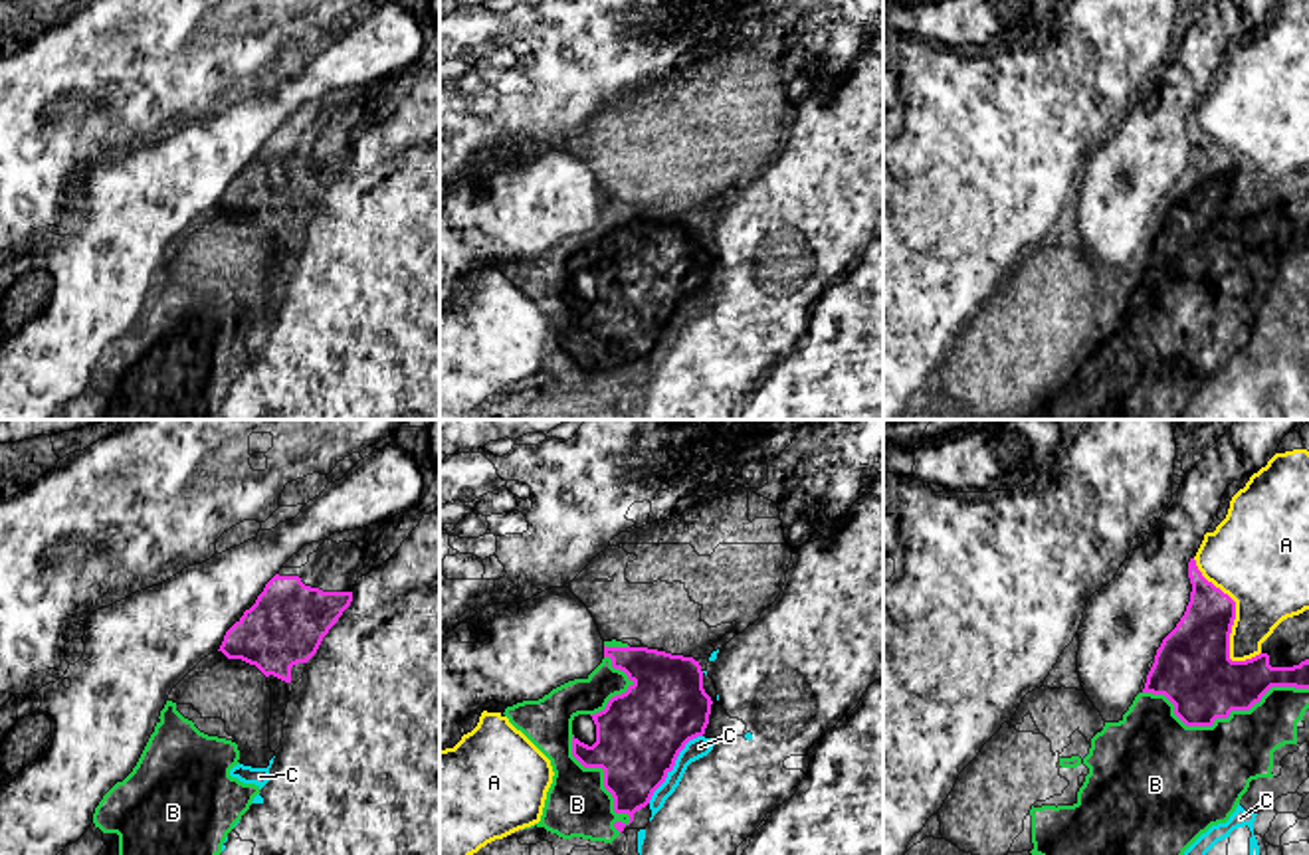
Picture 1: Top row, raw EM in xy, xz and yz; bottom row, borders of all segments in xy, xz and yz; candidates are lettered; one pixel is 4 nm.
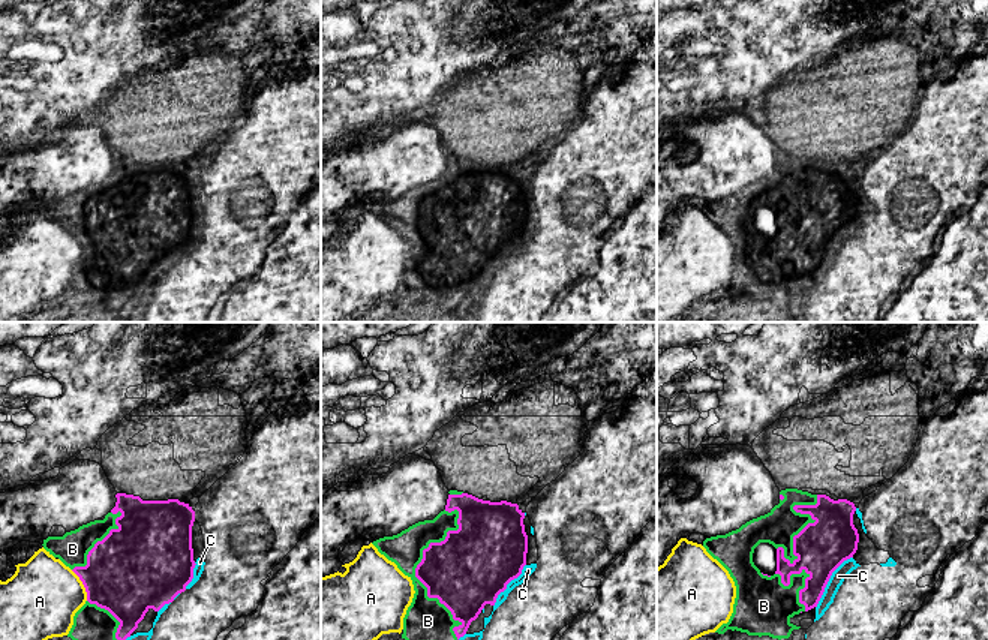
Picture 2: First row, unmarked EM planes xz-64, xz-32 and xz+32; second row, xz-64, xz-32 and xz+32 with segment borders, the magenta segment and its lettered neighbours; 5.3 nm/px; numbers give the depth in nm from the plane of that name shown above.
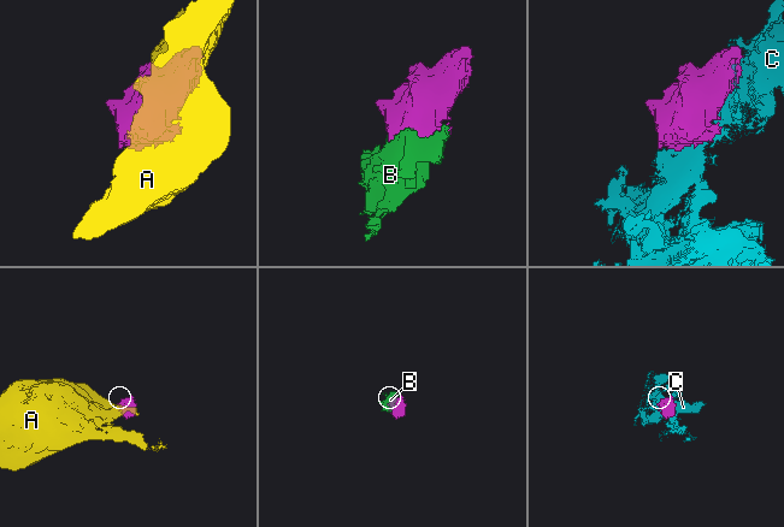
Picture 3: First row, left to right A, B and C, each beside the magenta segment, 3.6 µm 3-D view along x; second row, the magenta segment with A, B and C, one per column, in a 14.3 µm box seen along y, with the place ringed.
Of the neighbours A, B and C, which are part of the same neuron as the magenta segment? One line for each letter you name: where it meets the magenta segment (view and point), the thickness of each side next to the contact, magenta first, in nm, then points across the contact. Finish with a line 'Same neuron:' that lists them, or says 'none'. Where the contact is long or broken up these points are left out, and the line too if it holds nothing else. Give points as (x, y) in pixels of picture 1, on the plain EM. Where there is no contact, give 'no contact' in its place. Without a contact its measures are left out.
B: contact yz (1222, 274); calibres 320 and 380 nm
Same neuron: B

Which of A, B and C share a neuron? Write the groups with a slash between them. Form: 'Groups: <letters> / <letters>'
Groups: A / B / C

